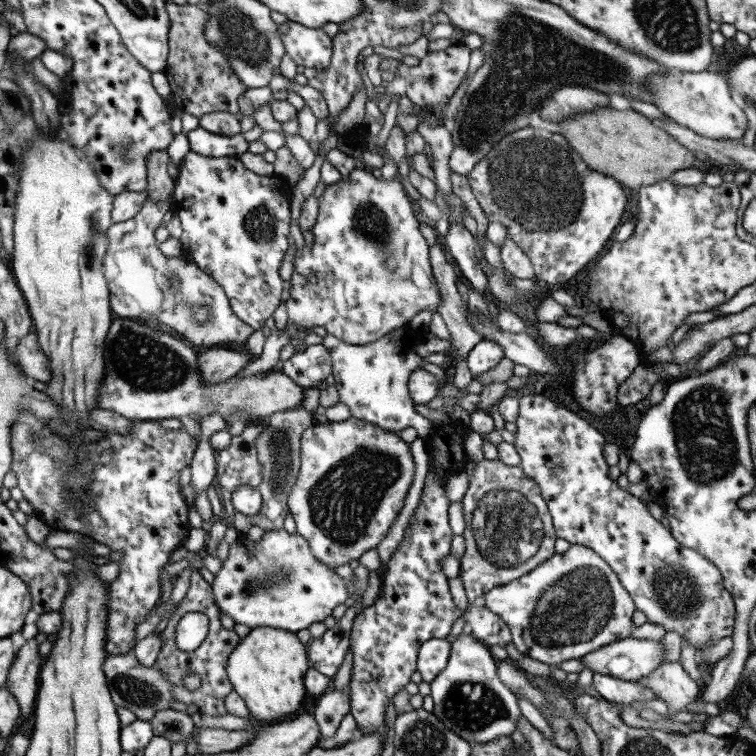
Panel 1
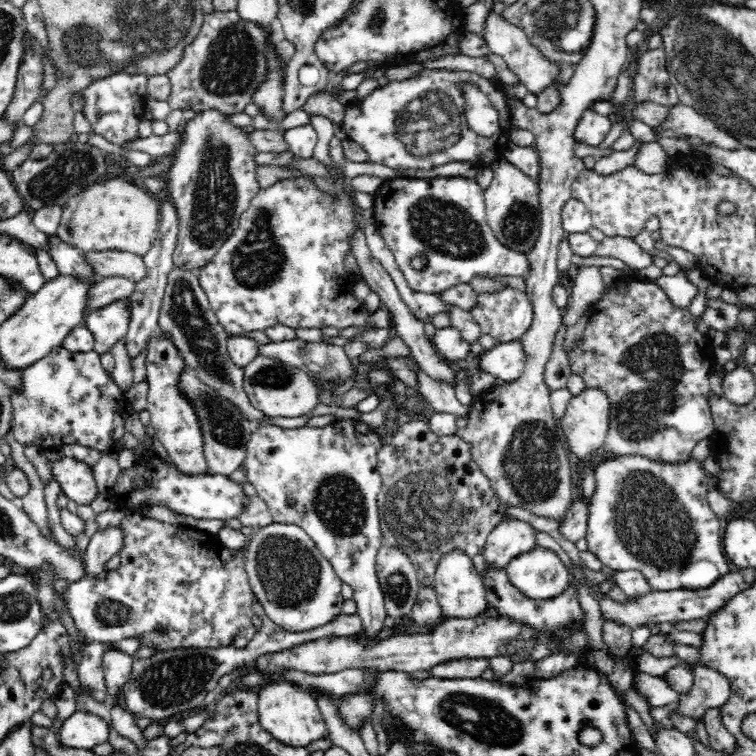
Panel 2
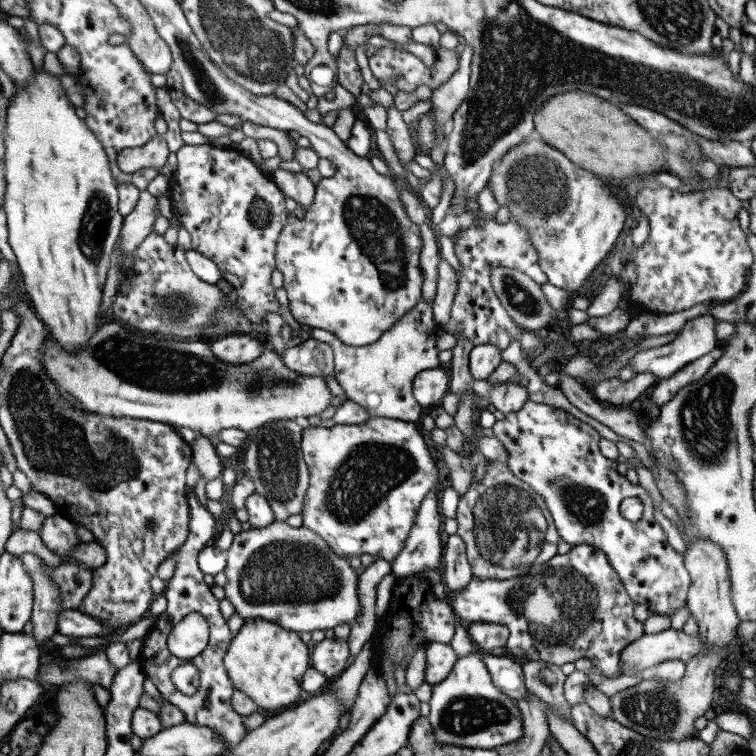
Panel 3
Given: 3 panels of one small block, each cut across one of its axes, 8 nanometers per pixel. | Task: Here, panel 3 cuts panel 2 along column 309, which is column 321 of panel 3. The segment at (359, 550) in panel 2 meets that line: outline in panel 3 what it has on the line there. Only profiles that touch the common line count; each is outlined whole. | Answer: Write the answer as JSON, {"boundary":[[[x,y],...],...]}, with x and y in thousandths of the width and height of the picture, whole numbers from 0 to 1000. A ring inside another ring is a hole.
{"boundary":[[[491,552],[485,558],[478,561],[442,561],[439,565],[431,566],[409,565],[401,567],[397,594],[401,608],[409,620],[410,646],[405,651],[402,669],[399,669],[399,694],[421,705],[421,708],[426,708],[426,712],[431,714],[433,721],[446,735],[463,739],[476,737],[479,733],[489,733],[496,738],[501,737],[519,745],[537,724],[540,706],[550,690],[550,680],[553,680],[558,661],[582,640],[579,608],[573,607],[570,591],[563,585],[562,574],[552,566],[545,558],[533,558],[521,553]]]}

